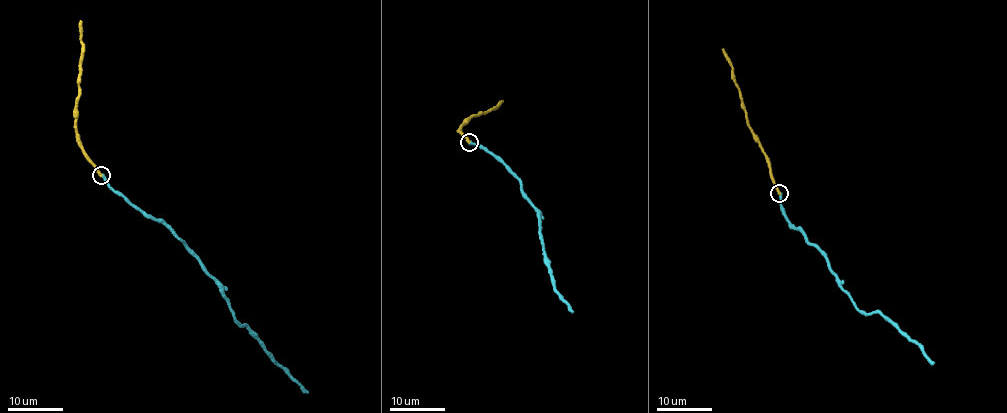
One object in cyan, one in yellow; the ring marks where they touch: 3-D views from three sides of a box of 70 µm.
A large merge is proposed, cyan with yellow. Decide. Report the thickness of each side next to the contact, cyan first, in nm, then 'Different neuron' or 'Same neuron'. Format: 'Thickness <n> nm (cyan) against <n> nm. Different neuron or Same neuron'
Thickness 360 nm (cyan) against 280 nm. Same neuron

